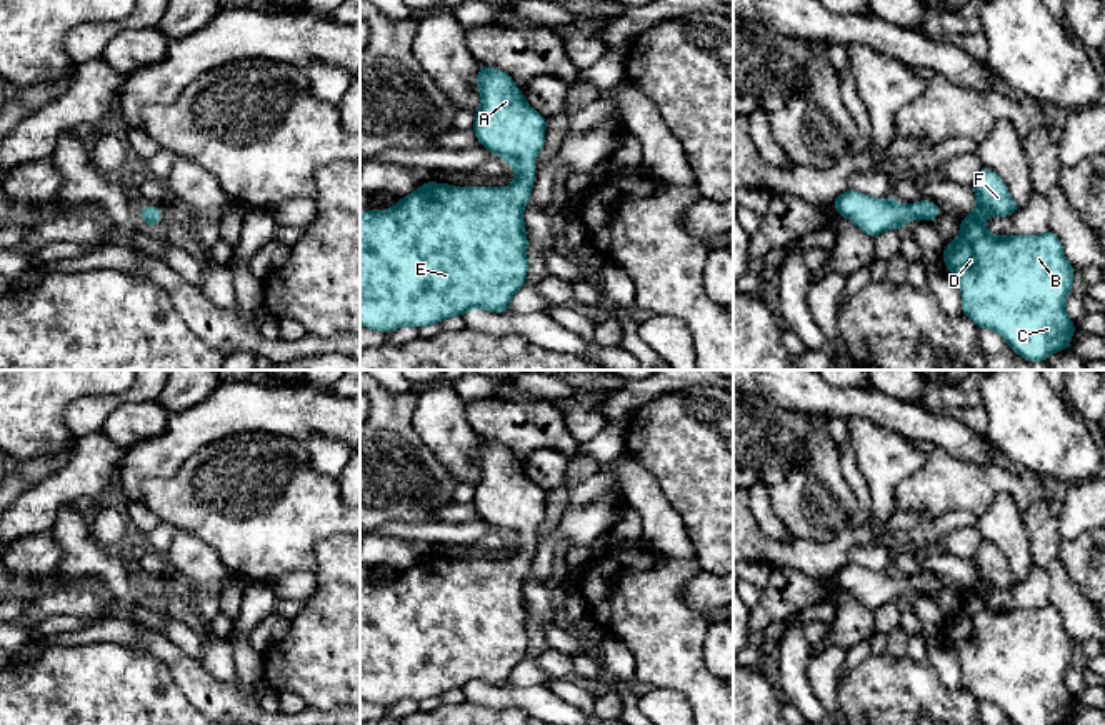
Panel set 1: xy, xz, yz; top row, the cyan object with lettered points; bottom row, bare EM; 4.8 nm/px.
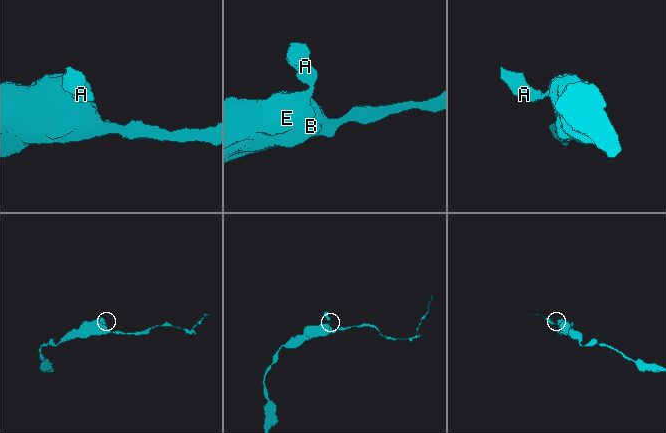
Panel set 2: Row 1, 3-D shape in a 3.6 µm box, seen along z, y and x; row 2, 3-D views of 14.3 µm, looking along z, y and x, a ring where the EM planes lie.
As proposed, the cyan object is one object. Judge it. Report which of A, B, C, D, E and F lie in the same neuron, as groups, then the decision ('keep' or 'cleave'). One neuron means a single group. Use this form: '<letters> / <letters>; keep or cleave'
A B C D E F; keep

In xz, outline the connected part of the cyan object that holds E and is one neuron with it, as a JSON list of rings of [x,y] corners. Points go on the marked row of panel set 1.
[[[482,63],[477,73],[480,107],[475,112],[473,133],[480,145],[495,157],[507,160],[515,172],[505,188],[453,187],[425,182],[388,210],[360,213],[360,325],[392,332],[400,327],[427,327],[448,317],[462,317],[472,308],[507,313],[512,297],[522,288],[528,275],[523,208],[530,200],[535,182],[537,155],[545,145],[547,118],[533,110],[513,78],[498,68]]]

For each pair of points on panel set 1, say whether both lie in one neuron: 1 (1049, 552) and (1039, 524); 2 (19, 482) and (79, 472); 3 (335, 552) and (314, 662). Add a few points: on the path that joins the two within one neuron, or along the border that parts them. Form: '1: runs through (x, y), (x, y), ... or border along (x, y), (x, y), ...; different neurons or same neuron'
1: runs through (1045, 545), (1042, 530); same neuron
2: border along (74, 449), (59, 470), (17, 499); different neurons
3: runs through (335, 579), (335, 635); same neuron

